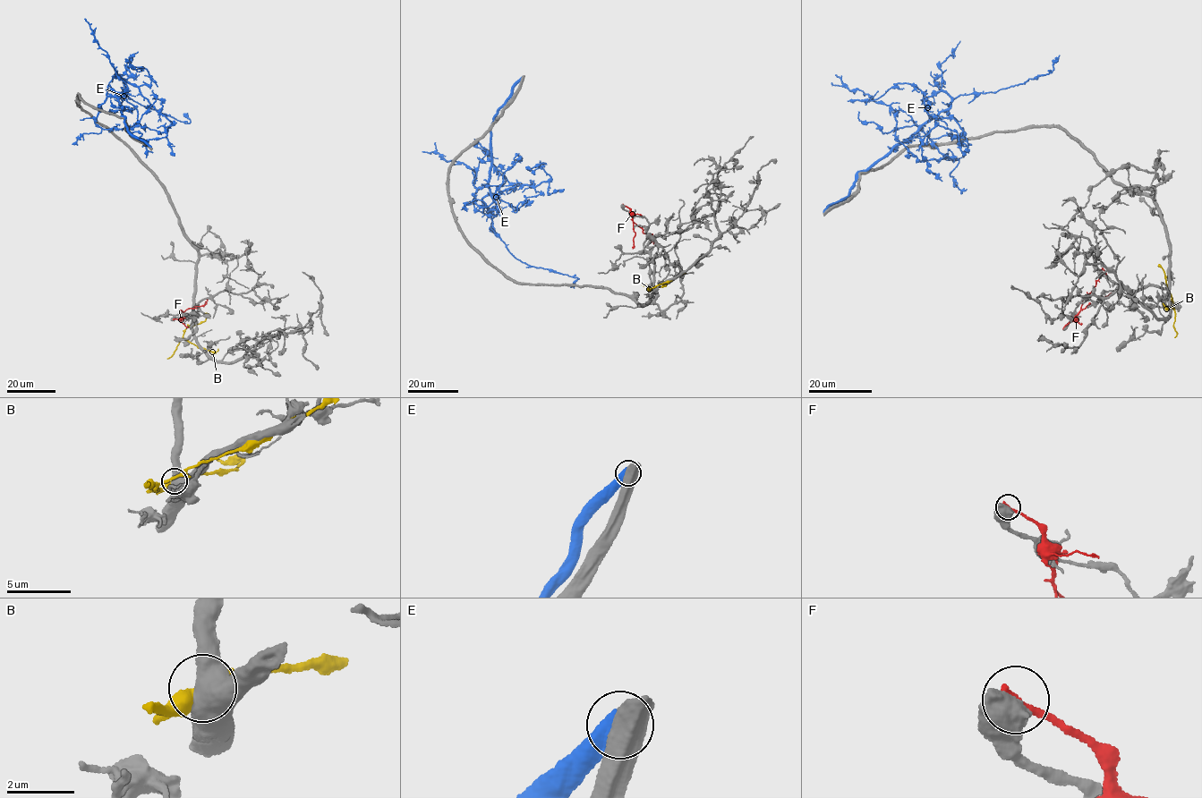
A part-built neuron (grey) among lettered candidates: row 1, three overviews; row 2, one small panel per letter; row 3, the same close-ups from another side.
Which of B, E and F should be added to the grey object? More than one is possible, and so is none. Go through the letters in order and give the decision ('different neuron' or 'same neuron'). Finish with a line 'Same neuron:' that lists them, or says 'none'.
B: different neuron
E: different neuron
F: different neuron
Same neuron: none

